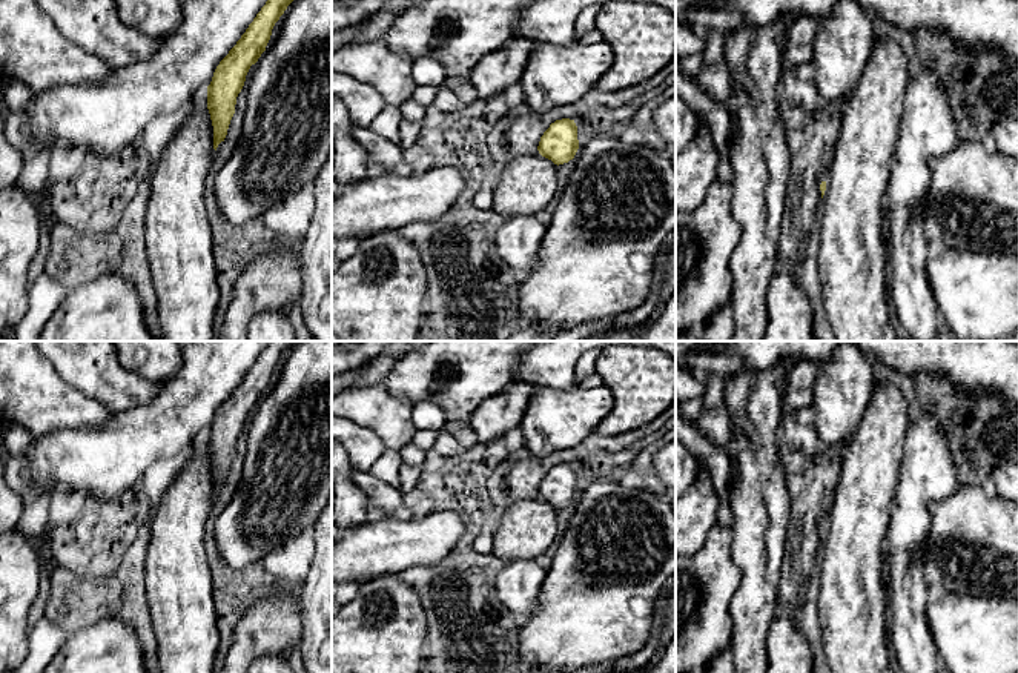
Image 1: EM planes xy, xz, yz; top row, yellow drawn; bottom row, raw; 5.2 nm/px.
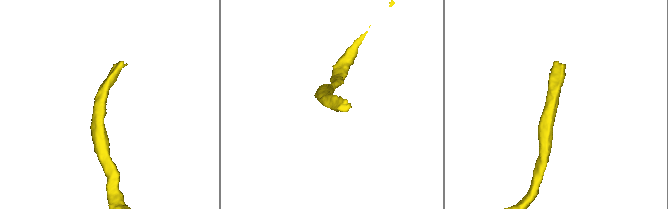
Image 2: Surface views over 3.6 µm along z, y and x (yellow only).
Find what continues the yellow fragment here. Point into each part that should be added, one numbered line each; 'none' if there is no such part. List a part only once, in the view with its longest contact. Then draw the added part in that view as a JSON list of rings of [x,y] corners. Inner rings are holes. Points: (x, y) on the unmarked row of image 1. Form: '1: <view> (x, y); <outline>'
1: xy (178, 580); [[[207,433],[187,452],[186,462],[155,506],[146,550],[146,598],[158,641],[161,673],[213,673],[218,624],[212,570],[204,547],[206,522],[213,506],[213,470]]]

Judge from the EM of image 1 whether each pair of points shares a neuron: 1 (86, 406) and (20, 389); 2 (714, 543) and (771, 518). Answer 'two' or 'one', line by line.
1: one
2: two

